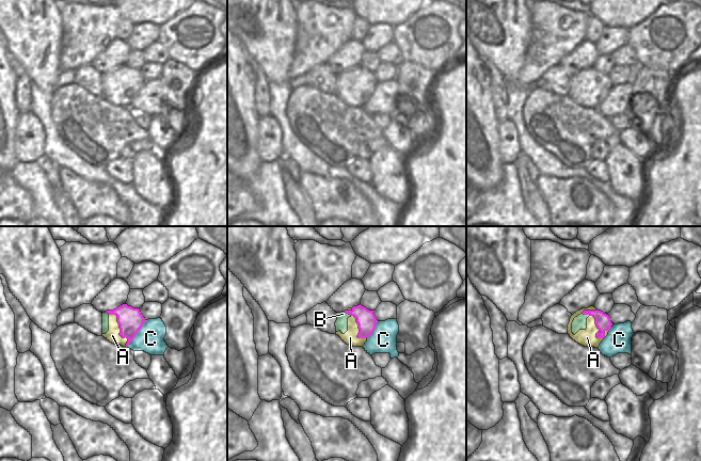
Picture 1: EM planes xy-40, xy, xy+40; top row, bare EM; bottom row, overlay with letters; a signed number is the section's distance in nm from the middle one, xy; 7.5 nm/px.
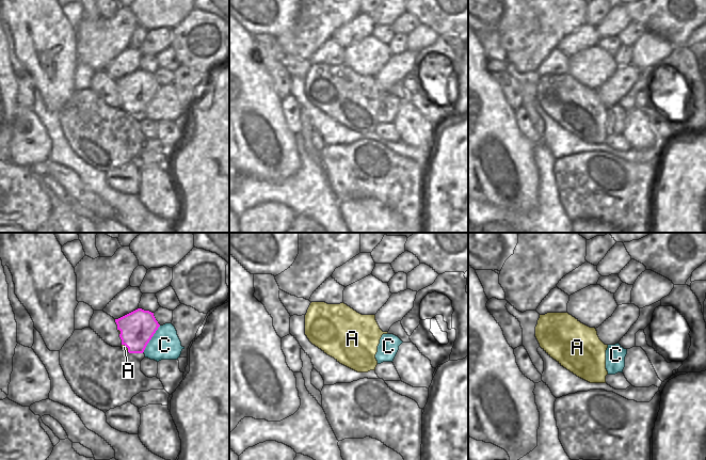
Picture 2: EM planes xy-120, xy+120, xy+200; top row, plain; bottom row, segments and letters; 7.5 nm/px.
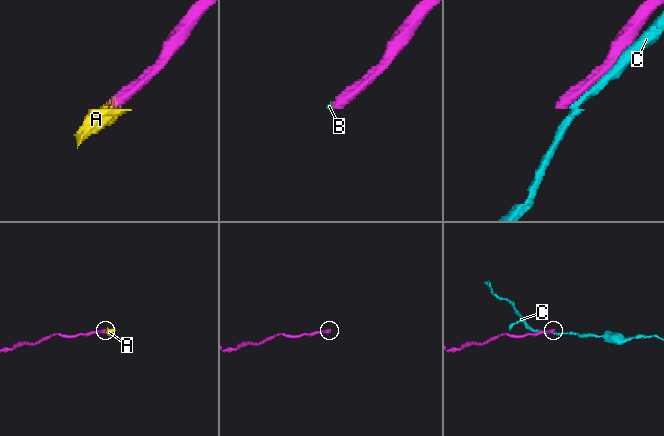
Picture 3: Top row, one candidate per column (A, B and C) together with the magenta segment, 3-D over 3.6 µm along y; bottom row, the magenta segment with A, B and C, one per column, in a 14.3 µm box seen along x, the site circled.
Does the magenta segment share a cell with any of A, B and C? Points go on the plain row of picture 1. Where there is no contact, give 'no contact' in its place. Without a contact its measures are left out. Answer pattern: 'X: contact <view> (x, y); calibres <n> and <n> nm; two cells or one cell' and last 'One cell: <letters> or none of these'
A: contact xy+40 (598, 89); calibres 120 and 130 nm; two cells
B: contact xy+40 (586, 75); calibres 120 and 110 nm; two cells
C: contact xy-40 (137, 93); calibres 190 and 200 nm; two cells
One cell: none of these

